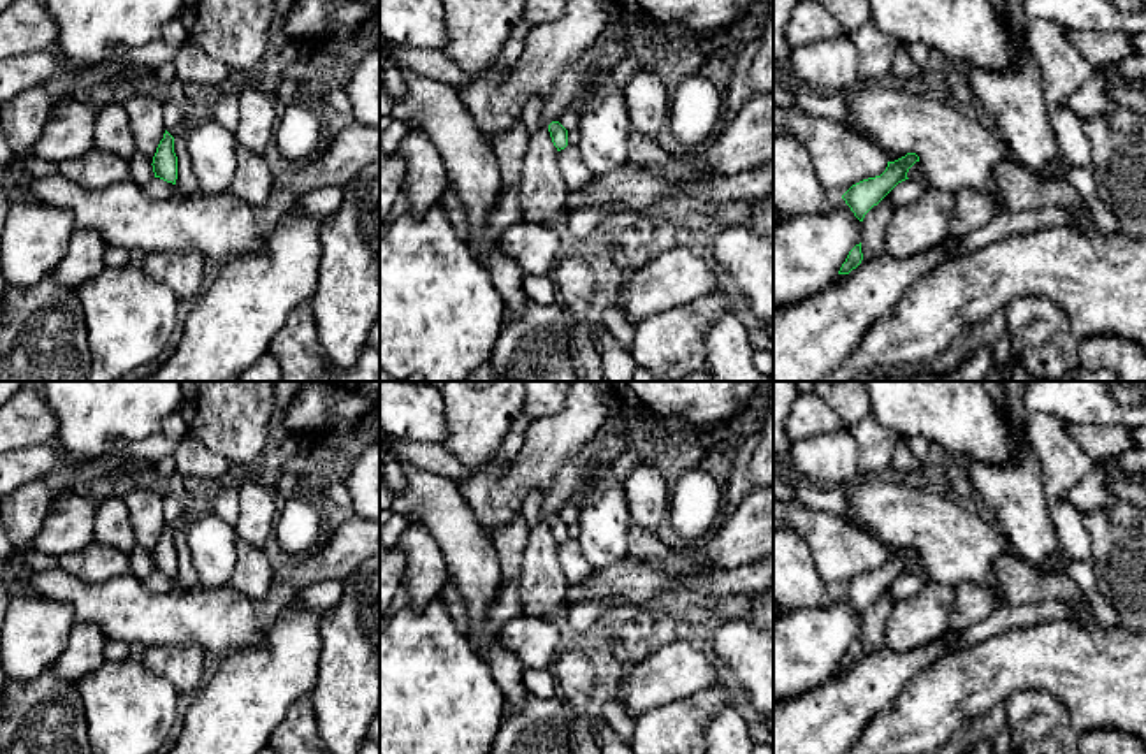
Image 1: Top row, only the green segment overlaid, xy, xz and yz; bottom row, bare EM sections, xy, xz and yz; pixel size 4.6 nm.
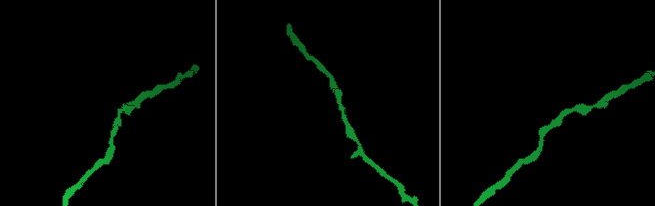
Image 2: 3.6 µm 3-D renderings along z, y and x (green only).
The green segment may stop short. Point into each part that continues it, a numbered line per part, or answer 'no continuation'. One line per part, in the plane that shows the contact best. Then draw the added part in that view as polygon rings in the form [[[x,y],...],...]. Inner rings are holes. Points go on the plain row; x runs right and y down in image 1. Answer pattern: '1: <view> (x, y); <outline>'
no continuation

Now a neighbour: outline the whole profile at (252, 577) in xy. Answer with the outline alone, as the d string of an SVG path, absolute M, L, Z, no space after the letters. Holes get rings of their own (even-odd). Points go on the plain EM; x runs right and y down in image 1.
M237 540L236 548L237 562L228 585L251 603L262 601L272 585L274 573L267 561L265 550L255 548L241 540Z

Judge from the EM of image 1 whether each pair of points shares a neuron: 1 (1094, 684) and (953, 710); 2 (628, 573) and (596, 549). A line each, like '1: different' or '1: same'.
1: same
2: different

